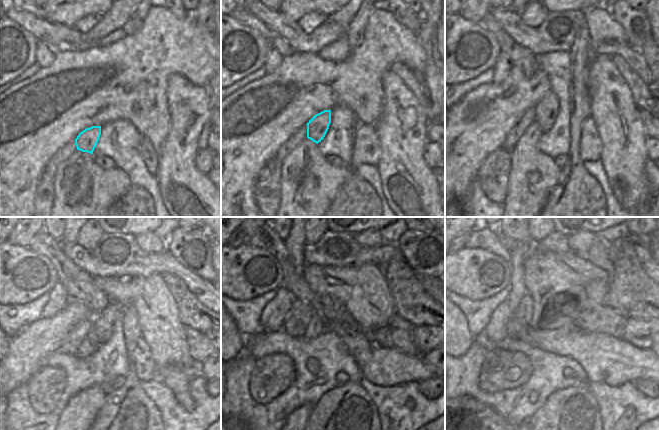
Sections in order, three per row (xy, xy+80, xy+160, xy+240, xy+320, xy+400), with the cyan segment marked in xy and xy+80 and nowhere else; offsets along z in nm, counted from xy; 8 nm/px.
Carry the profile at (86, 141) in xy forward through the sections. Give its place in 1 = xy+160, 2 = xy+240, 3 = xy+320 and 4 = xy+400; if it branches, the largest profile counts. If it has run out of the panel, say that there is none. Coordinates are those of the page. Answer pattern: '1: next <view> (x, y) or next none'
1: next xy+160 (547, 109)
2: next xy+240 (102, 322)
3: next xy+320 (342, 316)
4: next xy+400 (560, 300)

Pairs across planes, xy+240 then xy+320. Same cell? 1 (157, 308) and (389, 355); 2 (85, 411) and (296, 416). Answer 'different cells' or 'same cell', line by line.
1: different cells
2: same cell

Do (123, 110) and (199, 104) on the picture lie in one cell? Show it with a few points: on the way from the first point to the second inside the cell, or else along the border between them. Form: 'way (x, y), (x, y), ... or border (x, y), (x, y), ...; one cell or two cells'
border (167, 82), (167, 106), (170, 117), (169, 129); two cells

